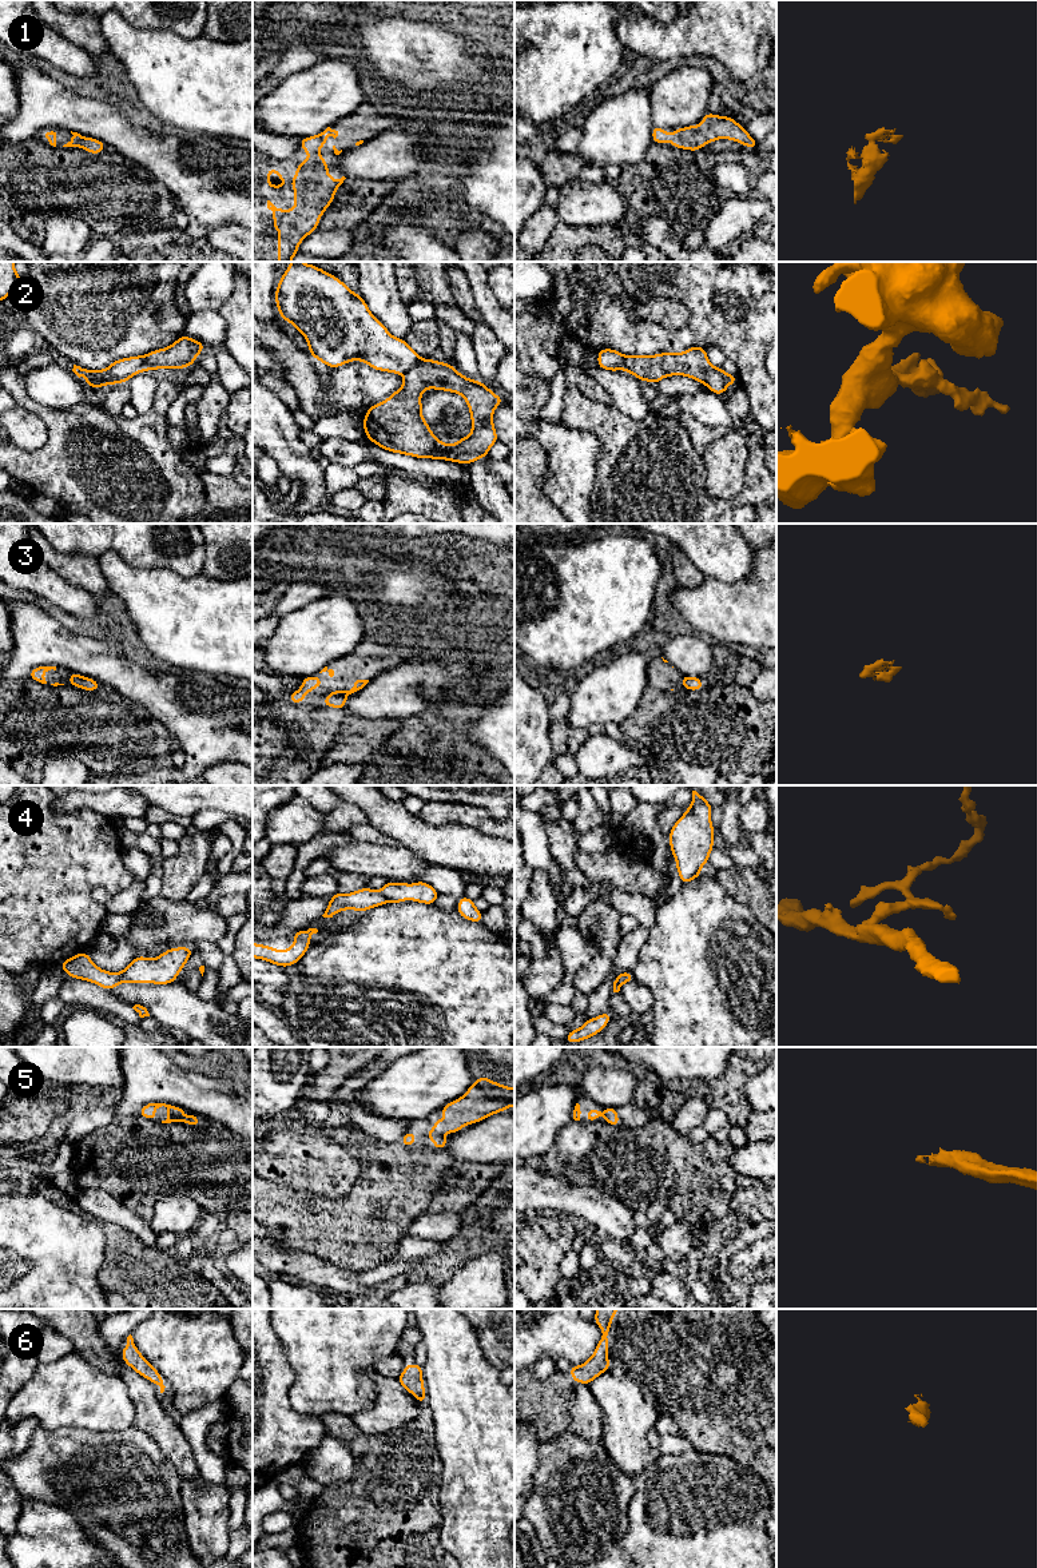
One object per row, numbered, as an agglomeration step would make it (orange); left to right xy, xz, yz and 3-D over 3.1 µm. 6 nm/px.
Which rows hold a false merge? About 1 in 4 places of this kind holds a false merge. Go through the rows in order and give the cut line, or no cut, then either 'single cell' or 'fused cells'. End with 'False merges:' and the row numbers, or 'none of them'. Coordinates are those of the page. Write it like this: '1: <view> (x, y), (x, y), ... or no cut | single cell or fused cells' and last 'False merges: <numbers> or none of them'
1: no cut | single cell
2: xz (421, 359), (402, 374) | fused cells
3: no cut | single cell
4: xz (380, 892), (386, 902) | fused cells
5: no cut | single cell
6: no cut | single cell
False merges: 2, 4

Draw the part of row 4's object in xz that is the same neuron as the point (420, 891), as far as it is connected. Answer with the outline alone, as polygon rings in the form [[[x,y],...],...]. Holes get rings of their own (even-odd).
[[[386,881],[381,890],[382,896],[389,903],[402,903],[408,899],[424,904],[434,904],[440,894],[425,881],[416,881],[412,886],[408,883]]]

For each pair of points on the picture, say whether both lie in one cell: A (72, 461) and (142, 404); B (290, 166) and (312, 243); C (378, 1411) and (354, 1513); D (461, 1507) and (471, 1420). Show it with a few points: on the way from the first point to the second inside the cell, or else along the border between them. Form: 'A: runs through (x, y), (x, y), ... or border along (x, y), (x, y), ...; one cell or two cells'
A: border along (153, 410), (139, 414); two cells
B: border along (317, 229), (297, 247); two cells
C: border along (349, 1417), (366, 1433), (382, 1433), (404, 1425); two cells
D: runs through (471, 1485), (471, 1441); one cell

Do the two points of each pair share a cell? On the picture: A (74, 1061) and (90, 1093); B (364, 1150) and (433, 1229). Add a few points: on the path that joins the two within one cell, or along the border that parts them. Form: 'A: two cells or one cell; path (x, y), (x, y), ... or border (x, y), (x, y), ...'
A: two cells; border (116, 1087), (76, 1085), (70, 1089)
B: two cells; border (425, 1212), (409, 1225), (404, 1236)

